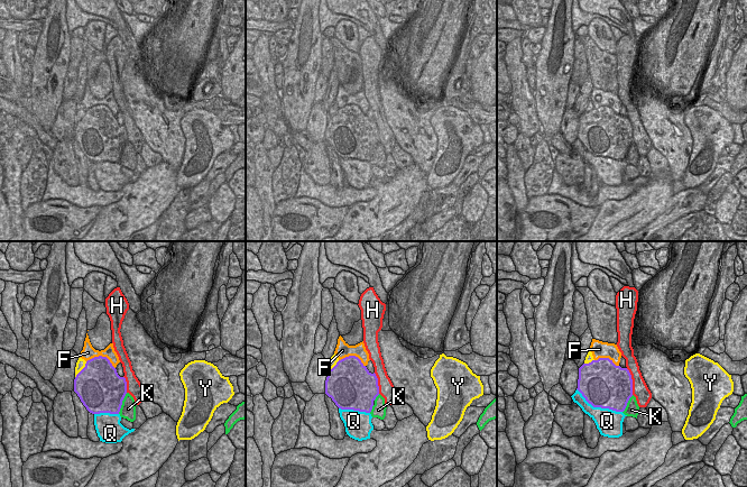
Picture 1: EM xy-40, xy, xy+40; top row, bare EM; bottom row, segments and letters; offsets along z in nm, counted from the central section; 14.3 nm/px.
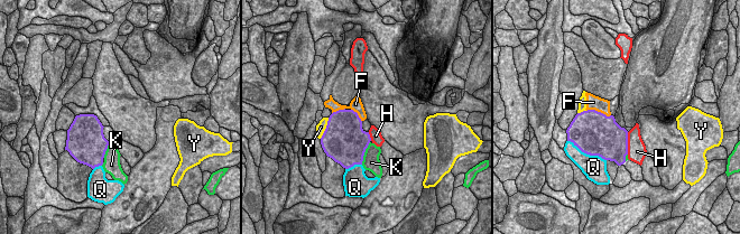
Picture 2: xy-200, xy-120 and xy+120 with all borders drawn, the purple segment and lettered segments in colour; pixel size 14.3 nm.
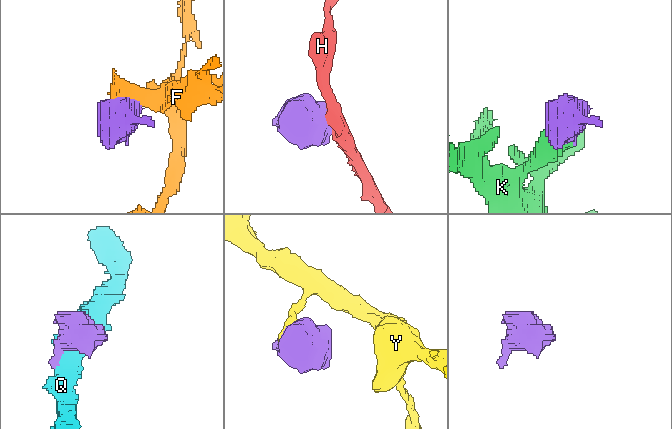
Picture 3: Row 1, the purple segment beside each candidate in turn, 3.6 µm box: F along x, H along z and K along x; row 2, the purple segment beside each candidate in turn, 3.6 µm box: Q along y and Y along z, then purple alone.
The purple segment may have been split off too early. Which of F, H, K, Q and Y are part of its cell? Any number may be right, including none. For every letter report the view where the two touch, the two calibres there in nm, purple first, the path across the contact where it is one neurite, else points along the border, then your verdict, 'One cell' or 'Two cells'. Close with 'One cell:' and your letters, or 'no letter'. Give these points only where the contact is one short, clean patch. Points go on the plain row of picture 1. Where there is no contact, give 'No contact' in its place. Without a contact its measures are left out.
F: Touches purple in xy-40. Thickness 440 nm (purple) against 190 nm. Two cells
H: Touches purple in xy+40. Thickness 500 nm (purple) against 240 nm. Two cells
K: Touches purple in xy-40. Thickness 480 nm (purple) against 220 nm. Two cells
Q: Touches purple in xy+40. Thickness 500 nm (purple) against 340 nm. Two cells
Y: Touches purple in xy-40. Thickness 500 nm (purple) against 130 nm. Two cells
One cell: no letter

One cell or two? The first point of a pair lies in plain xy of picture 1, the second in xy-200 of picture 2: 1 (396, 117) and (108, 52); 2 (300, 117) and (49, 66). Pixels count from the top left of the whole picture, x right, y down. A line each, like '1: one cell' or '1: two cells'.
1: one cell
2: two cells

